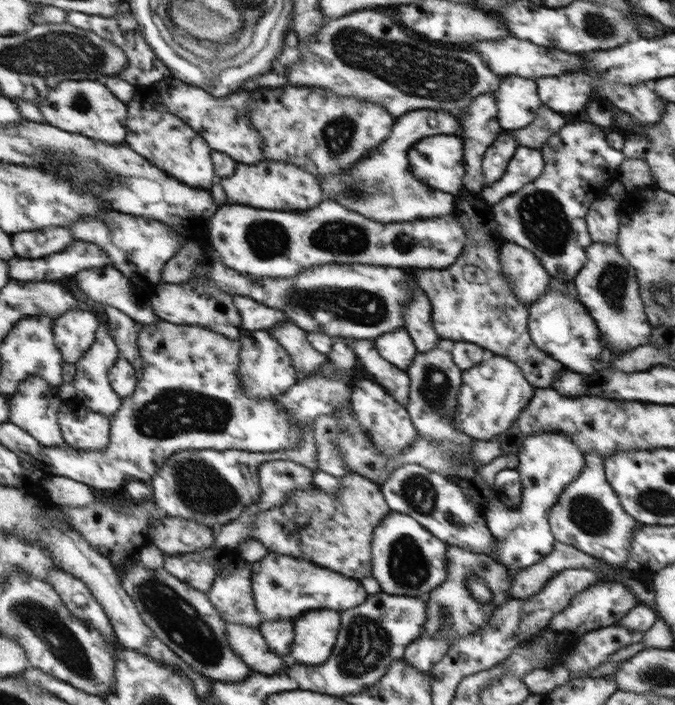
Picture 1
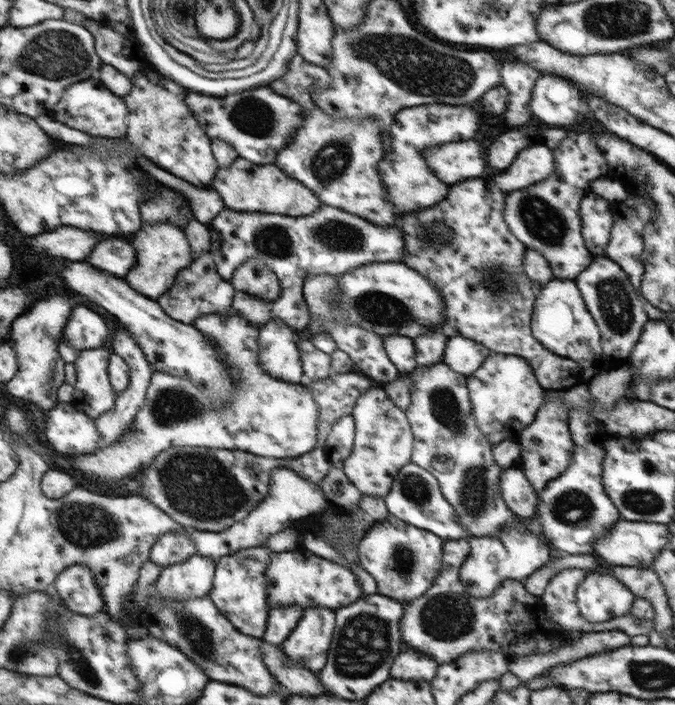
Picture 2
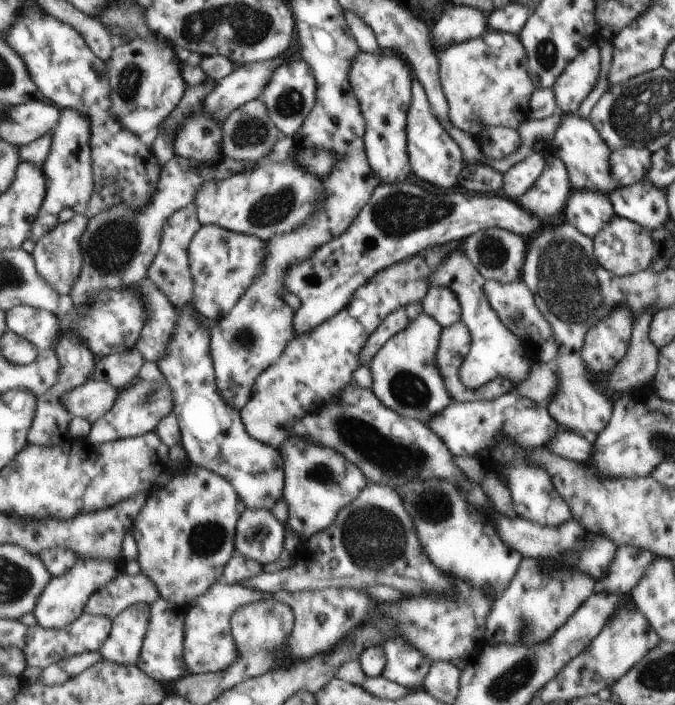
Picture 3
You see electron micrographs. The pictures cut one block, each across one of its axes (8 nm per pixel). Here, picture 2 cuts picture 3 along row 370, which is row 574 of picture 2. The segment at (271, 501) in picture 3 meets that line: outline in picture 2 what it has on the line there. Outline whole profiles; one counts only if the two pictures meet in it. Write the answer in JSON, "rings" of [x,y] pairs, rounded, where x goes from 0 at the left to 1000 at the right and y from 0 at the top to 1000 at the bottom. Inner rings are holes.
{"rings":[[[290,786],[277,796],[243,804],[231,826],[240,850],[304,847],[319,823],[320,796]]]}

